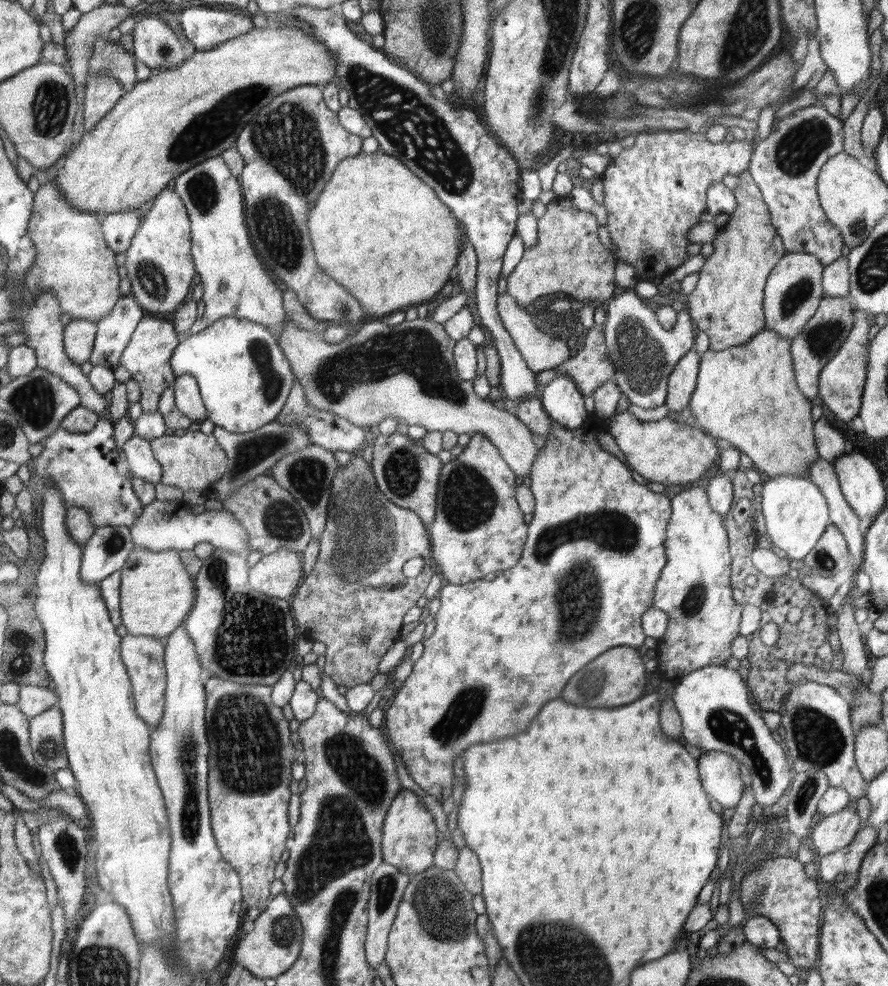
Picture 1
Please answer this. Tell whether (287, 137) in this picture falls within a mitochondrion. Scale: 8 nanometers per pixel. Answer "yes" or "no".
yes

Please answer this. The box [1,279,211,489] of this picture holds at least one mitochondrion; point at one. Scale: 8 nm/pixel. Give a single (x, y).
(34, 401)

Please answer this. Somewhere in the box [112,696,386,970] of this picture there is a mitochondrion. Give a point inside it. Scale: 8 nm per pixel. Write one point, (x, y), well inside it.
(190, 819)

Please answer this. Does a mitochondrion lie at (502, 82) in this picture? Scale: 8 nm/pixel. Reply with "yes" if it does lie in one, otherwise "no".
no

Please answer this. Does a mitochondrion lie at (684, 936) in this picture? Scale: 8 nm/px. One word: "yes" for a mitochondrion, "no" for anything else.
no

